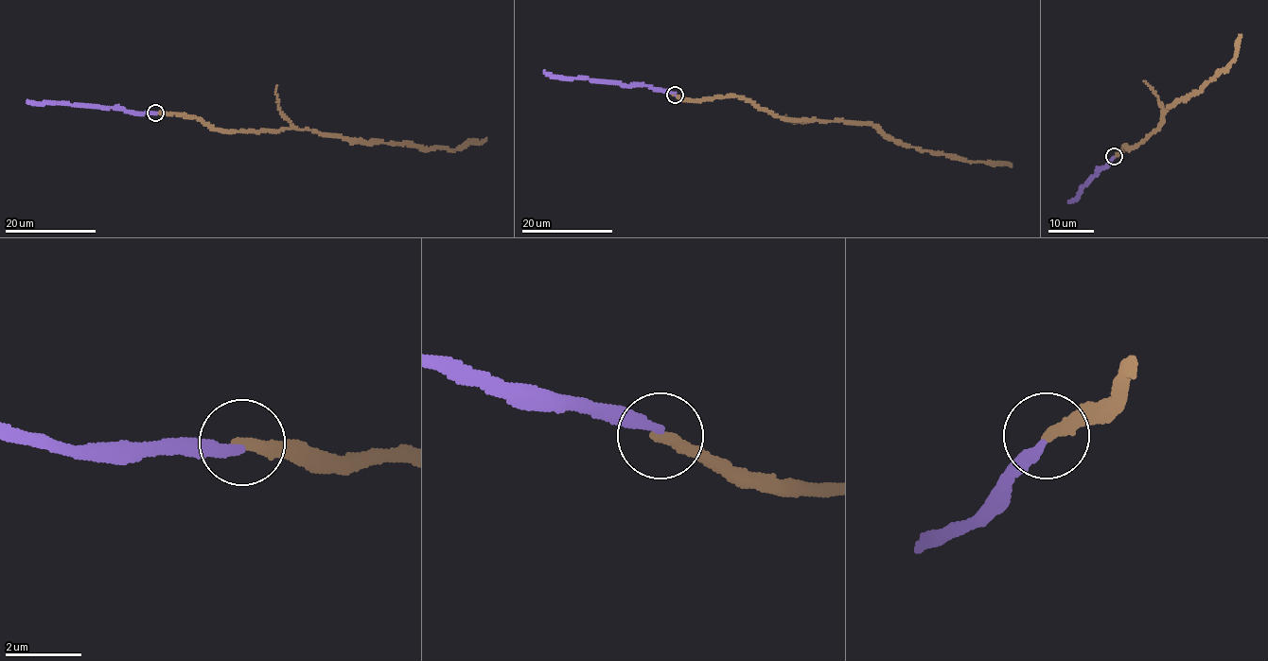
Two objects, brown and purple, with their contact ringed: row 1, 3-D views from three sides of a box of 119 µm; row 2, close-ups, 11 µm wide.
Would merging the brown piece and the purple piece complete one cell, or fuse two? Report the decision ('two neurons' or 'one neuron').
one neuron

